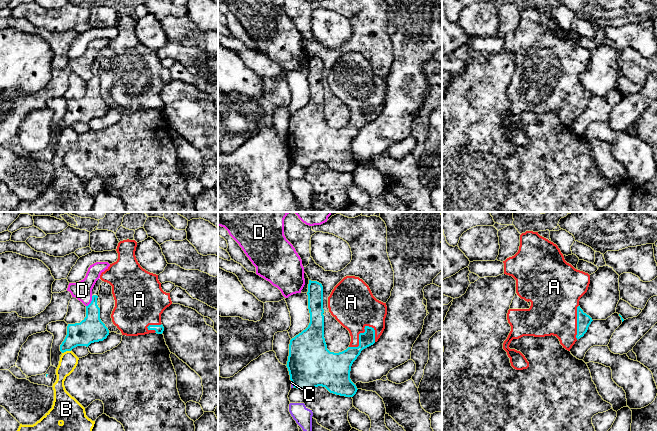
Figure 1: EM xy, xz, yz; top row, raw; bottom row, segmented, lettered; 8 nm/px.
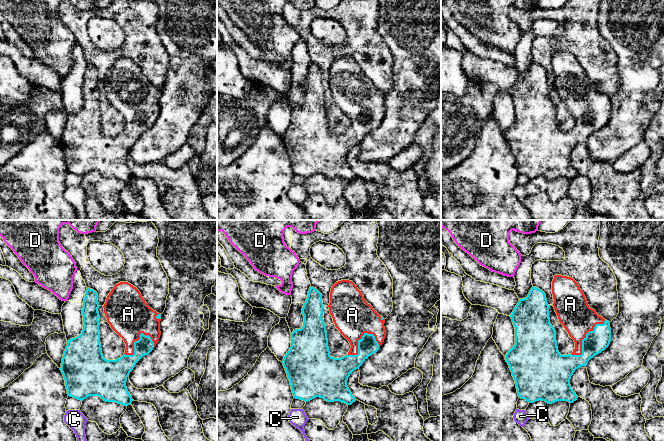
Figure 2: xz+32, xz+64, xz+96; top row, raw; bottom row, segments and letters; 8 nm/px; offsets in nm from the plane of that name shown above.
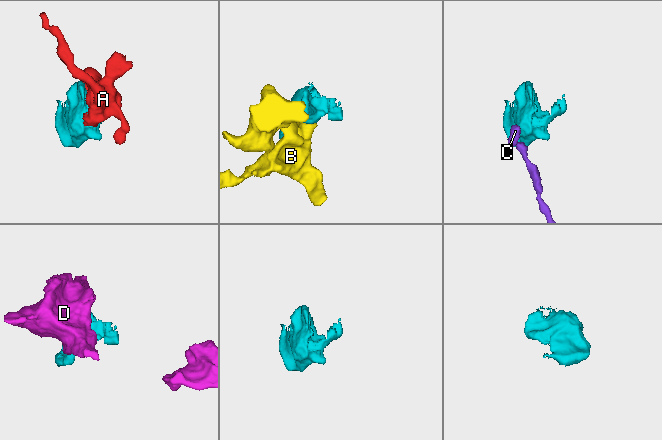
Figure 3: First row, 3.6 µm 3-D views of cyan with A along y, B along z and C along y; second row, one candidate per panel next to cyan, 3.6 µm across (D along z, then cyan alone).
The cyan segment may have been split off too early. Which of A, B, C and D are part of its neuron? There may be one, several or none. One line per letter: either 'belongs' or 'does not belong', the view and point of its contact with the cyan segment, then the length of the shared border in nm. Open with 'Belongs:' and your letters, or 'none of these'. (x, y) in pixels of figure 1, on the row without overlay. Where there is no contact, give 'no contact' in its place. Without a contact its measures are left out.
Belongs: A
A: belongs; contact xz (359, 111); length 260 nm
B: does not belong; contact xy (66, 126); length 80 nm
C: does not belong; contact xz (292, 159); length 50 nm
D: does not belong; contact xy (91, 77); length 100 nm

